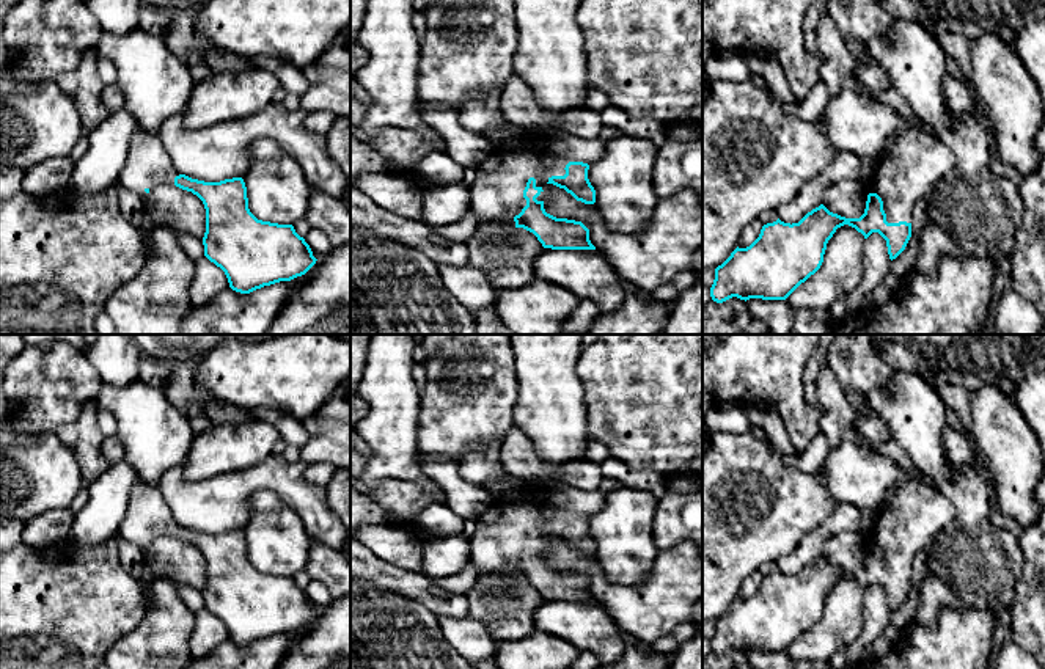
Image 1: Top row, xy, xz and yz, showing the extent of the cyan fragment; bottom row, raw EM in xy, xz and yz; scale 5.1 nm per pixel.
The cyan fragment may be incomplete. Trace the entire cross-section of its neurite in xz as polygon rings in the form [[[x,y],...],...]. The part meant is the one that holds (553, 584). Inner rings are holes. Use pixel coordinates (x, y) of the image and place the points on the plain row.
[[[544,484],[517,498],[497,499],[478,520],[478,529],[470,537],[471,562],[478,567],[481,579],[493,584],[523,579],[533,584],[544,600],[552,601],[596,601],[589,592],[589,581],[575,572],[556,570],[544,561],[544,536],[564,540],[577,553],[596,554],[596,542],[588,531],[589,517],[563,512],[552,506]]]

